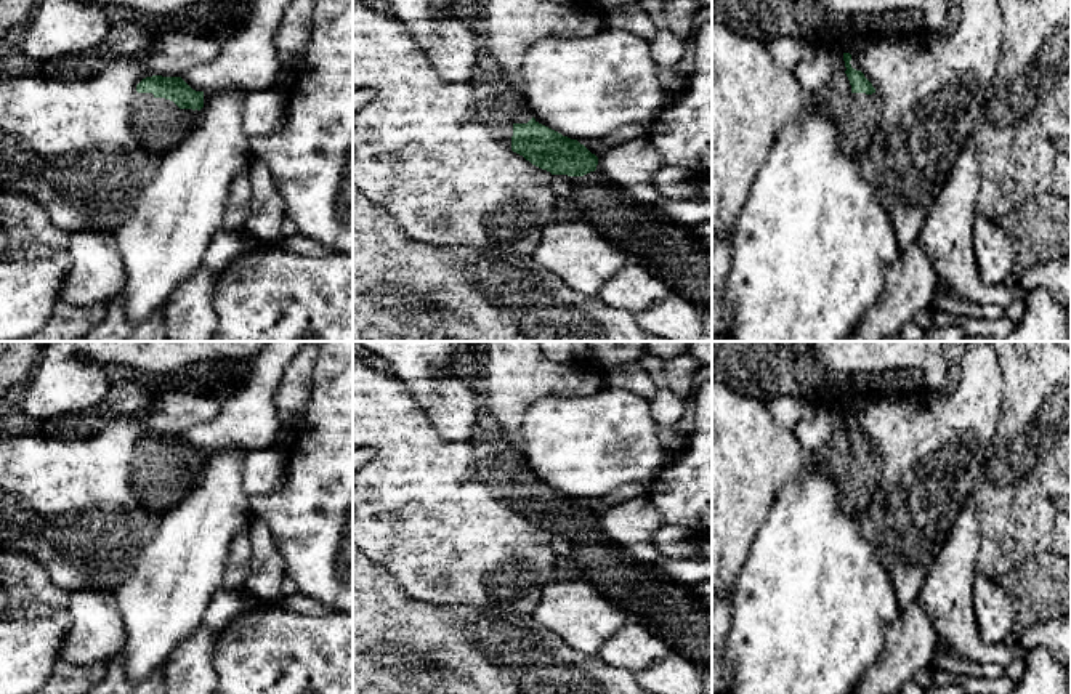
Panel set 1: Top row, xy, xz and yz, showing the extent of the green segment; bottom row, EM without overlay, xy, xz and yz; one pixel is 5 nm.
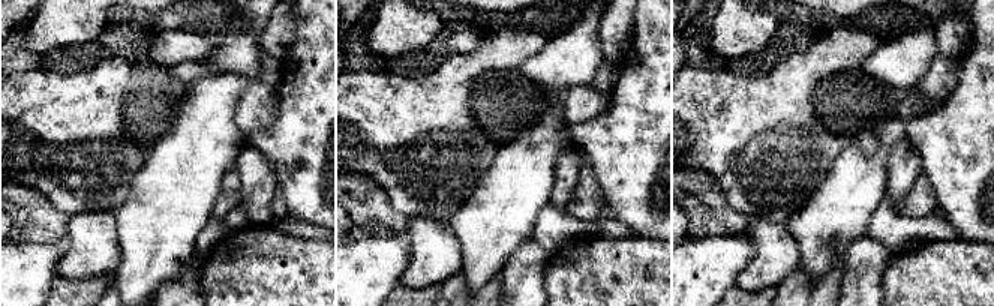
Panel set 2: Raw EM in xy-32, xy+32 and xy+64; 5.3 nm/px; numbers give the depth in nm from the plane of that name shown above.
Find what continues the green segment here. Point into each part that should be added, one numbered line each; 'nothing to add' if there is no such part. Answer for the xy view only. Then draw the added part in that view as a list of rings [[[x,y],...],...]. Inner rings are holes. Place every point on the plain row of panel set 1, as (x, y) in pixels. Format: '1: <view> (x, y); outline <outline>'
1: xy (145, 464); outline [[[133,447],[133,474],[136,476],[136,490],[143,492],[151,474],[186,474],[192,481],[199,470],[180,468],[173,460],[156,457],[152,452],[138,452]]]

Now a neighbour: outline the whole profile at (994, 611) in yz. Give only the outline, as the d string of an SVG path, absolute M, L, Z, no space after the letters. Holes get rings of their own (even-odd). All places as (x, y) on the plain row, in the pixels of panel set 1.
M980 571L975 577L975 614L984 644L1004 643L1004 638L1013 631L1013 601L996 583L994 577Z

